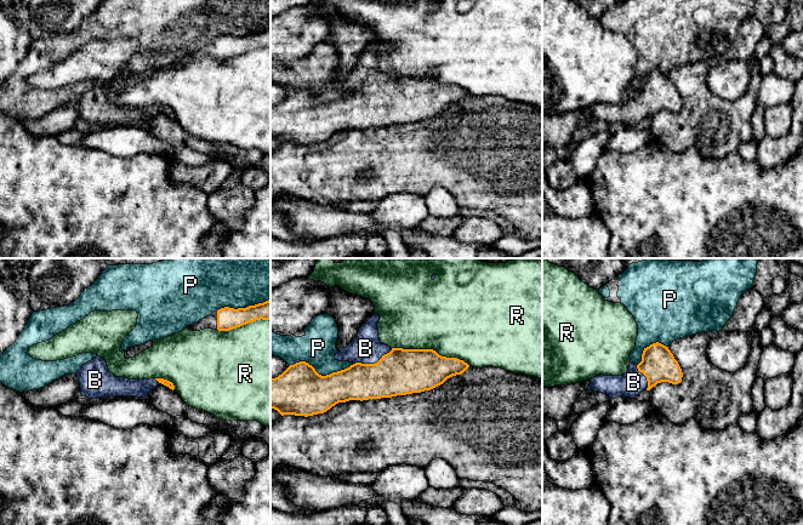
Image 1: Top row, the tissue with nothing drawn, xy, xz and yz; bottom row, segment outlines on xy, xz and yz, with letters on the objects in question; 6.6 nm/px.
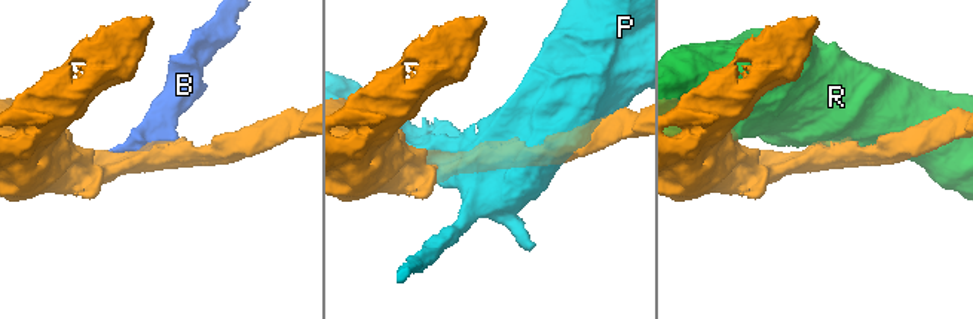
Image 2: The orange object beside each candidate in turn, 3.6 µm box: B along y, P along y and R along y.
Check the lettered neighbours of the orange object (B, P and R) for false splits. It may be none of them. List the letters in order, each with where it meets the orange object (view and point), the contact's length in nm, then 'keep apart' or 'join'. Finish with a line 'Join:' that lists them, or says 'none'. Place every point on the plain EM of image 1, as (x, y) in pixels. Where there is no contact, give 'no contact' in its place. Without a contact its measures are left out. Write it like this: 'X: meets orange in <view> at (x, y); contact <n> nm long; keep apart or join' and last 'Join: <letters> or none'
B: meets orange in xz at (372, 92); contact 280 nm long; join
P: meets orange in xz at (320, 103); contact 440 nm long; keep apart
R: meets orange in xz at (431, 78); contact 550 nm long; keep apart
Join: B

